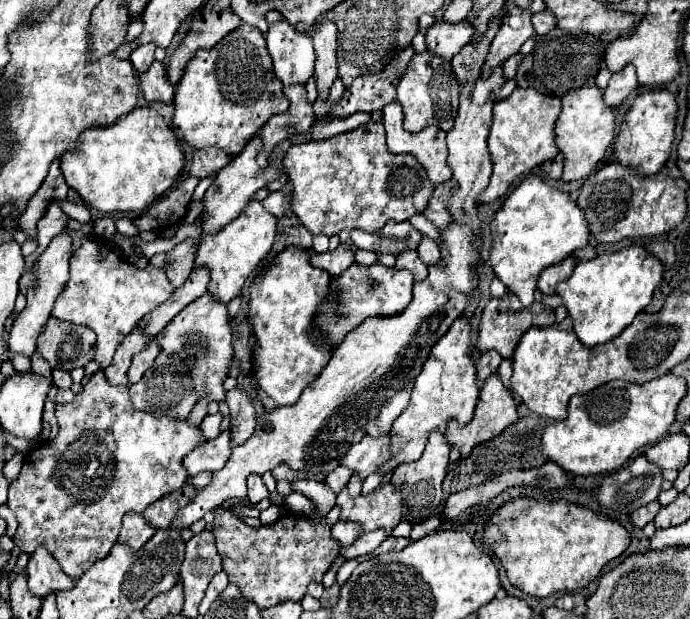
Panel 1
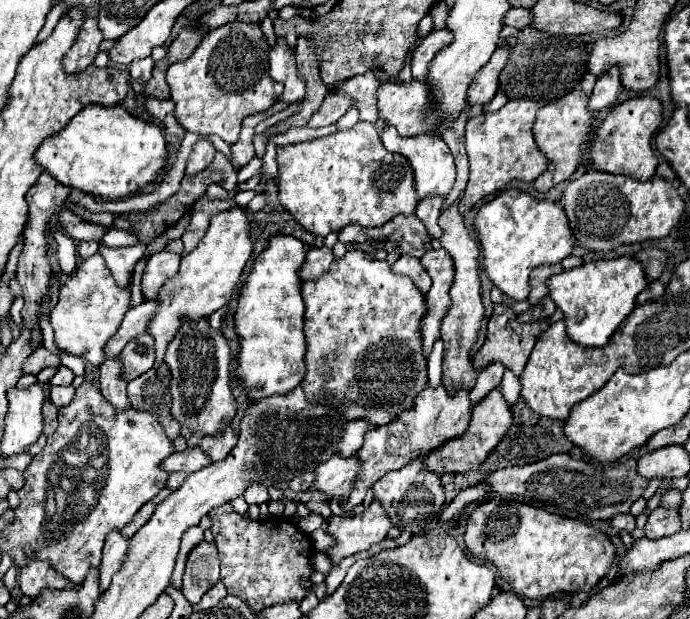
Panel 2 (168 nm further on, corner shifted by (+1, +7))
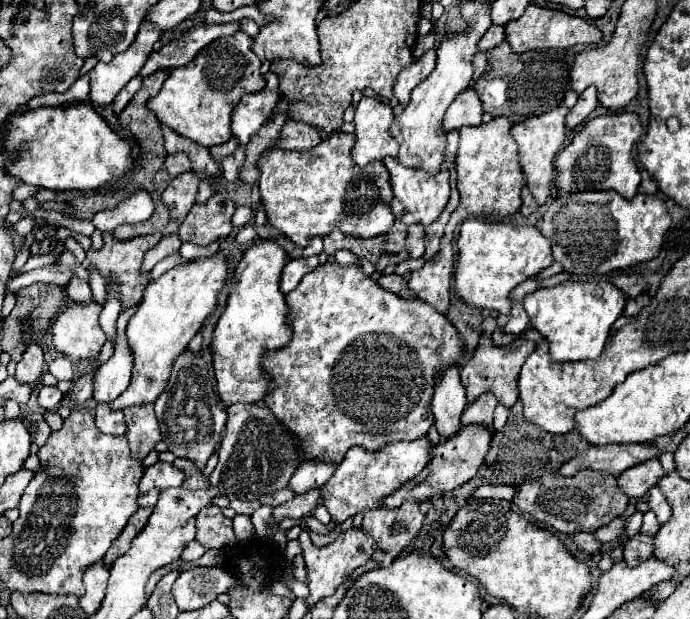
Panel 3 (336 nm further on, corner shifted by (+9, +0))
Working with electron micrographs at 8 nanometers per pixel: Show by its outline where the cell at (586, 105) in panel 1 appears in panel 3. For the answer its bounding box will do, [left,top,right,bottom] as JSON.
[512,105,570,205]

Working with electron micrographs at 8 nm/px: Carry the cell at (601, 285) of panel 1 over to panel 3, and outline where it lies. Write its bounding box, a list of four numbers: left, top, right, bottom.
[524,281,626,361]

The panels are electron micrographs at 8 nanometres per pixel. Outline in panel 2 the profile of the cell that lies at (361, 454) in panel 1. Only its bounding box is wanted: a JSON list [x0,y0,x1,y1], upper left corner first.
[310,456,360,502]

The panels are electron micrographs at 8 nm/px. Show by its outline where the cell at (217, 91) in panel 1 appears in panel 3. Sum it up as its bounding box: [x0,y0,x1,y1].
[148,31,266,147]

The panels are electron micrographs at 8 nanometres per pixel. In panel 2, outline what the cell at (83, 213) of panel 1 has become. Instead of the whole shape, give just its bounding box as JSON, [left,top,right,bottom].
[102,228,136,248]

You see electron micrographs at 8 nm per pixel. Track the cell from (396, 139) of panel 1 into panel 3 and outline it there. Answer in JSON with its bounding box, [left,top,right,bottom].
[382,157,450,225]

